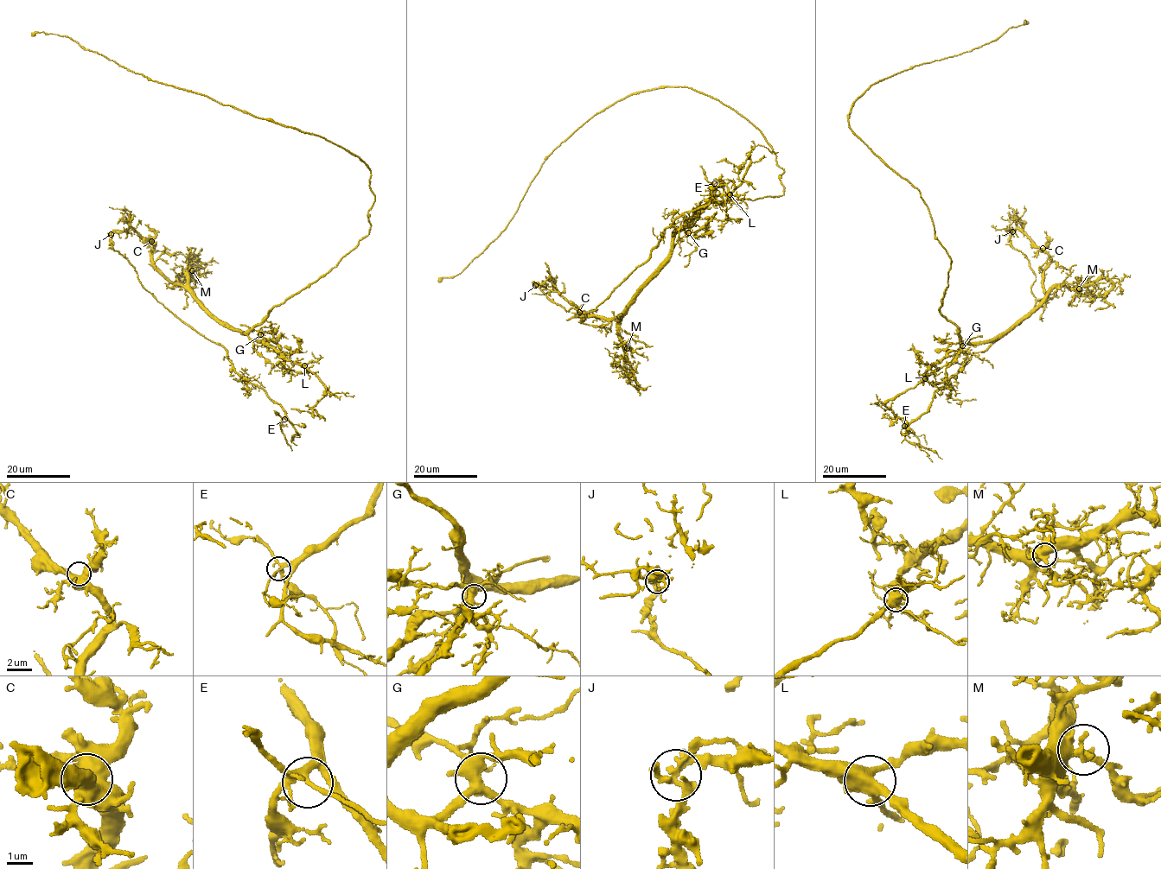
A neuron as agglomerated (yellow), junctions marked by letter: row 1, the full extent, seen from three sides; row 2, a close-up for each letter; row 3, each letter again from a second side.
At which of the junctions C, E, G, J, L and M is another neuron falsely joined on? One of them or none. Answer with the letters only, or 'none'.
J

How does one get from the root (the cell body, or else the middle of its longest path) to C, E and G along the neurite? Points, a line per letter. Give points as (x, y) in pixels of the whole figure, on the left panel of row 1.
C: (277, 306), (247, 333), (232, 328), (218, 320), (185, 288), (174, 284), (164, 275), (154, 263), (151, 241)
E: (277, 306), (247, 333), (232, 328), (164, 275), (149, 240), (111, 234), (141, 285), (220, 345), (284, 419)
G: (277, 306), (271, 309), (248, 336), (257, 339), (260, 334)

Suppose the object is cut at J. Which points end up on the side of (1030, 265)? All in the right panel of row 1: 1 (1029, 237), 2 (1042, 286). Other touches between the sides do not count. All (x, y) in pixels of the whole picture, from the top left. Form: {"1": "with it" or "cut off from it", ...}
{"1": "cut off from it", "2": "cut off from it"}

